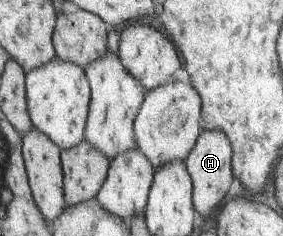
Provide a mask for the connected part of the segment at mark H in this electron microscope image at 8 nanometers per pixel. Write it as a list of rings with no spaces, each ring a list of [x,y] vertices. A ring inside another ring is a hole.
[[[220,129],[205,130],[198,139],[197,145],[187,157],[189,173],[194,181],[194,204],[199,213],[199,217],[211,215],[215,209],[219,209],[231,191],[233,185],[233,175],[235,175],[232,166],[234,158],[234,149],[232,141],[228,135]]]

